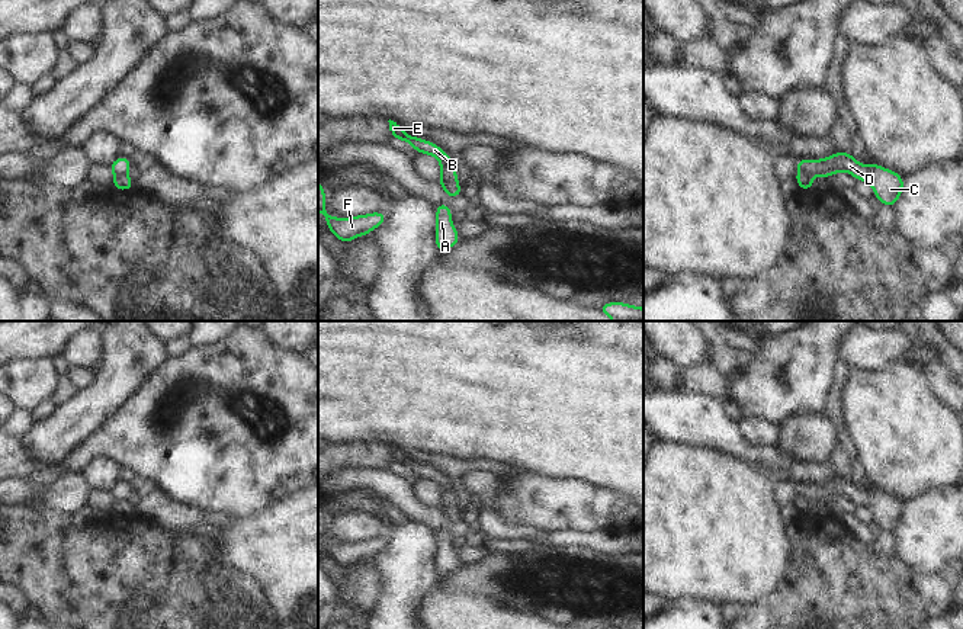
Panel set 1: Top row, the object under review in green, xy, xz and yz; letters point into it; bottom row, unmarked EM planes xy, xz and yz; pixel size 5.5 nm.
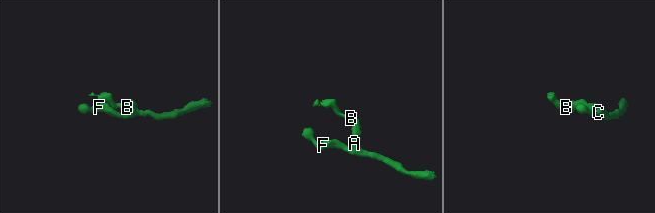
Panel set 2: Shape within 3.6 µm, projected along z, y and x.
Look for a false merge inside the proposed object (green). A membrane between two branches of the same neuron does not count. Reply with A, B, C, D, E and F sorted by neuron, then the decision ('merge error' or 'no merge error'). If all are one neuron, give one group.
A C D F / B E; merge error

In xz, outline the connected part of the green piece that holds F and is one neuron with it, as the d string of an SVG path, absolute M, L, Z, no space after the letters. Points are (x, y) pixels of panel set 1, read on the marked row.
M318 180L318 212L322 214L328 230L340 243L346 244L359 235L367 235L386 219L385 212L370 212L367 215L356 215L352 218L333 218L325 209L325 189Z

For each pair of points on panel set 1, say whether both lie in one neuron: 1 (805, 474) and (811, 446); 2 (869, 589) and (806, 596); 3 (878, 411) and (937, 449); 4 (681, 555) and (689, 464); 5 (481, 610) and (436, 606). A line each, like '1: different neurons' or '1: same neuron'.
1: different neurons
2: same neuron
3: same neuron
4: same neuron
5: same neuron

